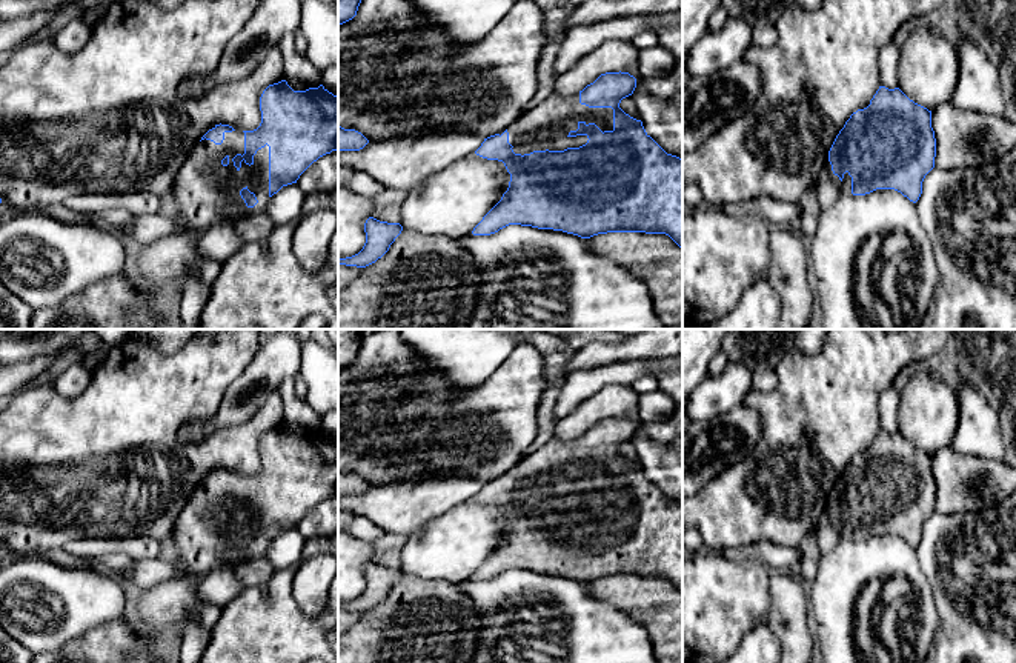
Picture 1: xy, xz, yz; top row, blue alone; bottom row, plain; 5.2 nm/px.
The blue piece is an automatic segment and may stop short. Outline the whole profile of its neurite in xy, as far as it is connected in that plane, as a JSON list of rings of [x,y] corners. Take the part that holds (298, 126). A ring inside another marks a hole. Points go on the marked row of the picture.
[[[286,80],[269,85],[260,97],[261,123],[254,131],[214,125],[192,148],[172,182],[181,217],[195,229],[215,225],[221,212],[261,214],[269,198],[320,157],[338,149],[338,97],[323,85],[294,91]]]

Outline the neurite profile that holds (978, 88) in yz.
[[[964,35],[955,45],[959,71],[951,103],[964,111],[1004,115],[1005,98],[999,71],[971,38]]]

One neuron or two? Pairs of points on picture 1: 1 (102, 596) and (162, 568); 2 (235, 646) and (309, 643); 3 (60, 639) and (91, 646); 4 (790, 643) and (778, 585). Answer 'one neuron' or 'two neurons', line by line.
1: two neurons
2: one neuron
3: two neurons
4: one neuron

